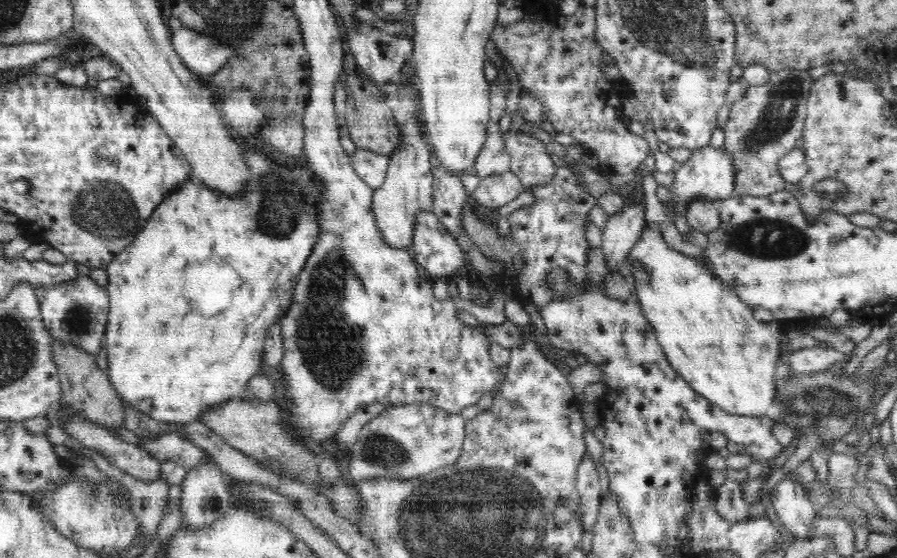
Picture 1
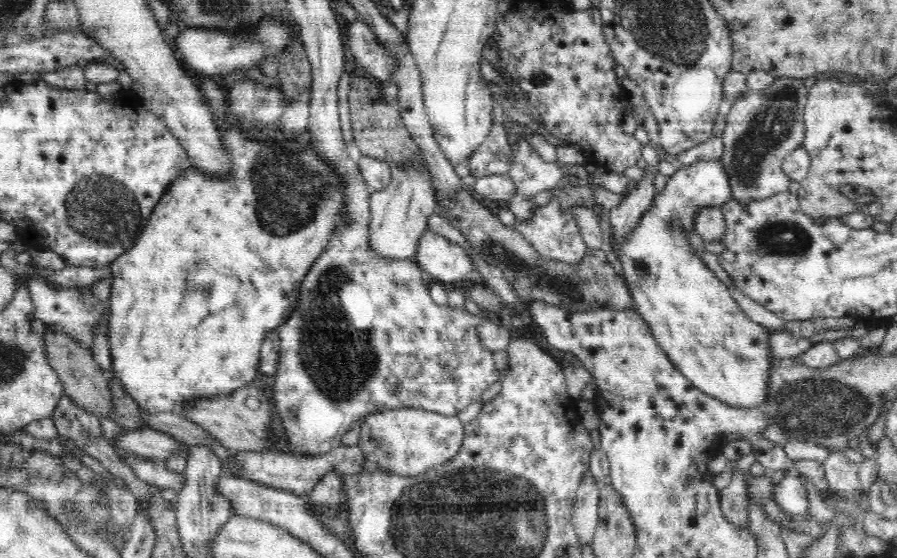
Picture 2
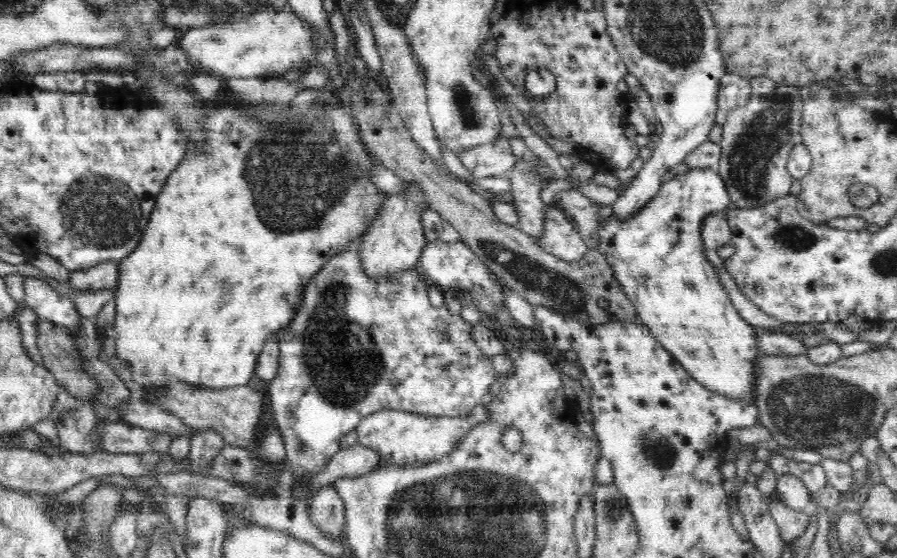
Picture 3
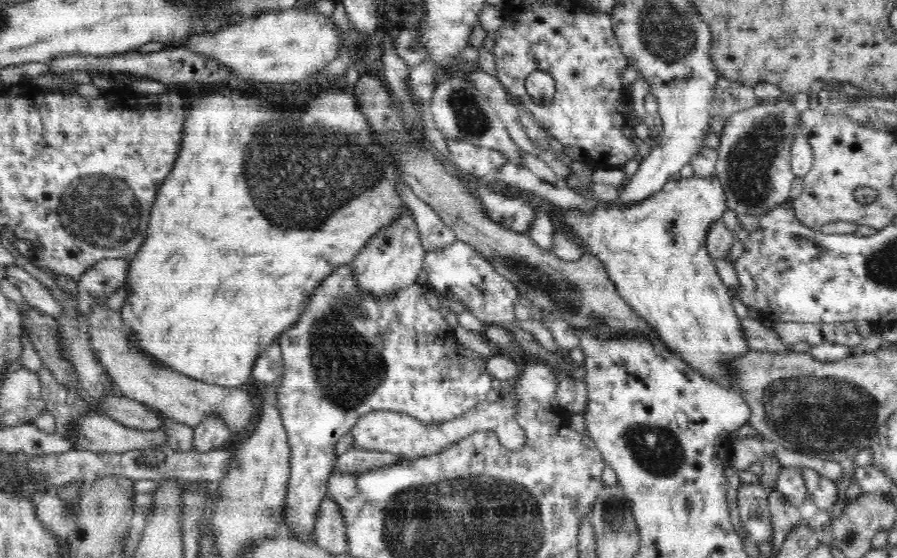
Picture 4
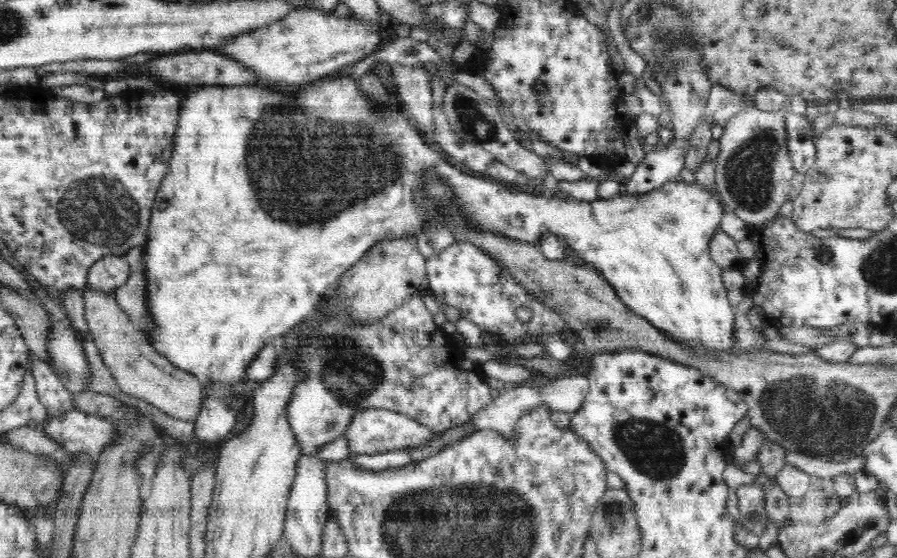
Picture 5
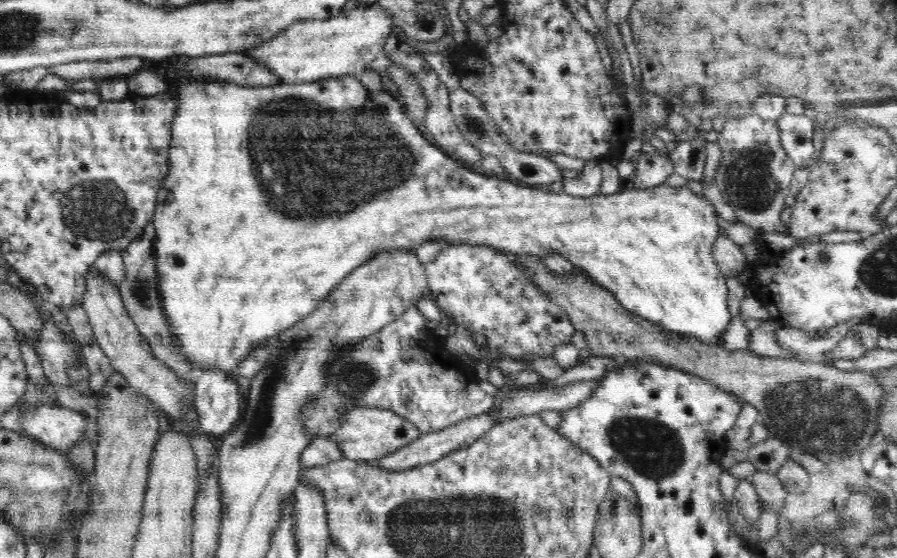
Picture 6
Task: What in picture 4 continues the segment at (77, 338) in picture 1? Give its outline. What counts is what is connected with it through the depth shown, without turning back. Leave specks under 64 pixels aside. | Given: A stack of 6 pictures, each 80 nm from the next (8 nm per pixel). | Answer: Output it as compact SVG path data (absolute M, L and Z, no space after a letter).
M6 265L4 279L13 282L20 290L29 308L35 308L52 318L62 318L62 305L52 296L50 289L34 279L26 270L15 265Z

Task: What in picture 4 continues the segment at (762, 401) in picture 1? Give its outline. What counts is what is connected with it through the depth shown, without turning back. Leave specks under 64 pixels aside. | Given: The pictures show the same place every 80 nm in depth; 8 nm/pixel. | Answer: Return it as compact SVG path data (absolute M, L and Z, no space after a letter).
M698 175L690 176L689 178L681 178L680 180L670 179L660 190L655 194L652 194L649 198L646 198L643 202L634 205L611 205L603 208L598 207L592 210L592 214L582 214L577 210L565 210L556 208L550 204L549 207L544 208L544 211L548 213L551 220L554 223L560 223L560 226L564 227L564 230L568 230L570 234L576 237L580 246L584 248L585 252L592 253L602 262L605 267L610 280L616 285L617 291L620 296L624 298L626 302L640 315L640 318L648 323L648 326L655 330L657 337L669 349L672 353L677 354L686 364L689 364L696 372L699 372L702 376L721 384L722 386L732 386L732 367L730 362L744 356L749 351L748 341L742 333L742 323L734 312L732 305L732 297L728 291L728 287L724 286L720 276L718 275L717 268L714 264L713 258L710 256L706 245L706 235L708 229L714 222L719 221L722 218L723 212L728 210L726 194L724 193L722 183L718 181L716 176L702 177Z

